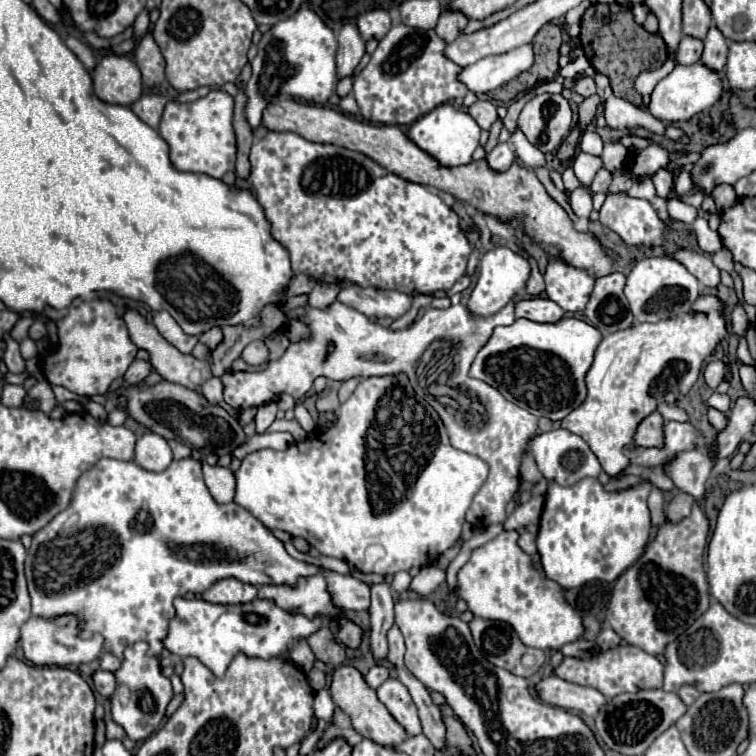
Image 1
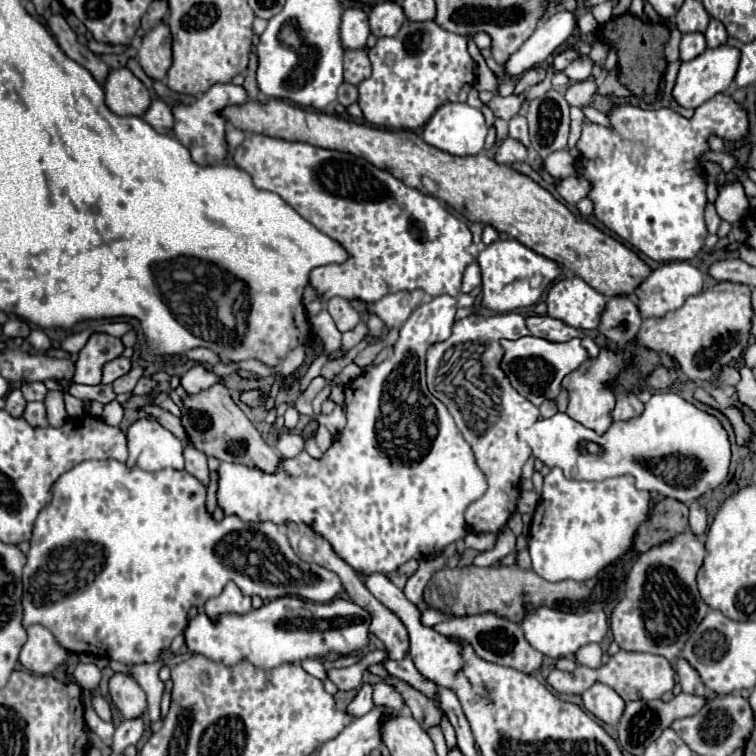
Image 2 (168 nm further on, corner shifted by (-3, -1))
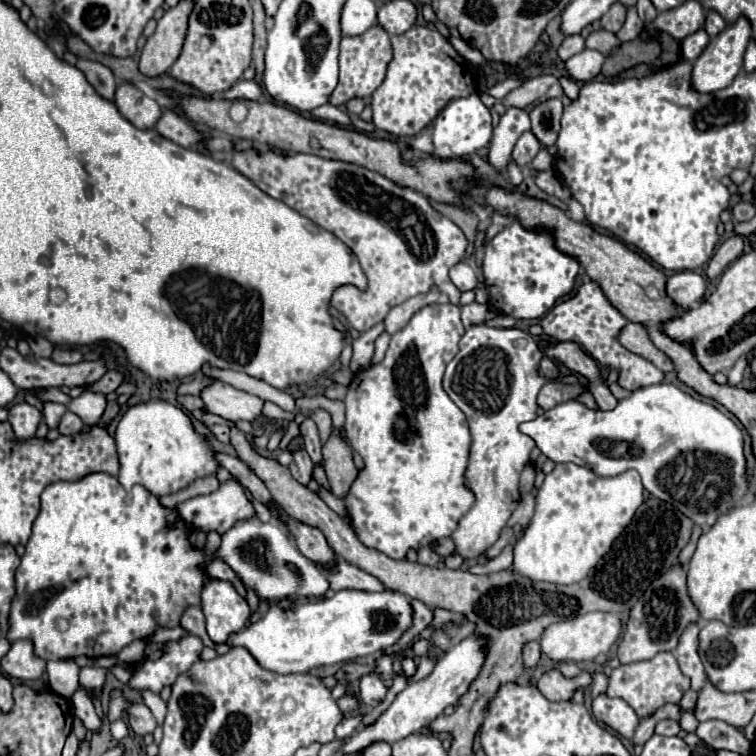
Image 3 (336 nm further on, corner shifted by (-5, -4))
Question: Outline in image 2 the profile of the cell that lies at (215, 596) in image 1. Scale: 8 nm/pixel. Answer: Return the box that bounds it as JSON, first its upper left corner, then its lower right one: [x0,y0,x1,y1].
[205,583,251,619]

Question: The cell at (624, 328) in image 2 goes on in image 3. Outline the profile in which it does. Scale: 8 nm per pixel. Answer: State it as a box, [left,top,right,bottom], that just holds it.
[619,322,675,372]

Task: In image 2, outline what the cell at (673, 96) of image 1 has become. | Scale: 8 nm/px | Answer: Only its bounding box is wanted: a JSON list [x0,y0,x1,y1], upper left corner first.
[671,45,739,109]

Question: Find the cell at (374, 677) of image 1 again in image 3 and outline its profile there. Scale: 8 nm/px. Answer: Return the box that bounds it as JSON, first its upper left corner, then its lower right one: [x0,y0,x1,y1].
[335,718,361,738]

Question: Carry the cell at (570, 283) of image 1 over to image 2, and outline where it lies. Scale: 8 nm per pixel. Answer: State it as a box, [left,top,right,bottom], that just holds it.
[547,279,607,329]

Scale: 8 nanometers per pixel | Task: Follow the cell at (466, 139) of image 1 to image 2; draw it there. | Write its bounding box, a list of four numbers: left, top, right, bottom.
[421,103,489,157]

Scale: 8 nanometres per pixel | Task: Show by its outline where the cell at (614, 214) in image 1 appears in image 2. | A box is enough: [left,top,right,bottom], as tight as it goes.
[577,93,747,261]

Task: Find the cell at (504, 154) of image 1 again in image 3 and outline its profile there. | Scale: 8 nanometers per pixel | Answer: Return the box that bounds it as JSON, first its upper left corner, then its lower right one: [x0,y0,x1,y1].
[513,132,541,166]

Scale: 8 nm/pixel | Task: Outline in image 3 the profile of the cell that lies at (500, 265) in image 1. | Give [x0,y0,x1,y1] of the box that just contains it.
[483,220,579,320]

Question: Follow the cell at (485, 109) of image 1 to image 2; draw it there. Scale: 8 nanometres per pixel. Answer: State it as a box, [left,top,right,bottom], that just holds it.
[487,95,525,121]

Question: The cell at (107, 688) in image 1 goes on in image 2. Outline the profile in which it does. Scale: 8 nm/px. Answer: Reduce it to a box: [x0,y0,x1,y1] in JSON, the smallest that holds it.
[109,673,147,719]

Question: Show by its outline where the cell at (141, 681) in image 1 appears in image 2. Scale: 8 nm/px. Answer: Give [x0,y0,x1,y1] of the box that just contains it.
[111,717,145,755]

